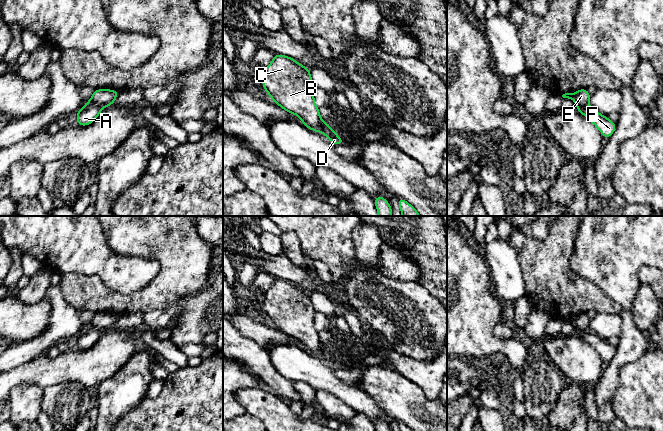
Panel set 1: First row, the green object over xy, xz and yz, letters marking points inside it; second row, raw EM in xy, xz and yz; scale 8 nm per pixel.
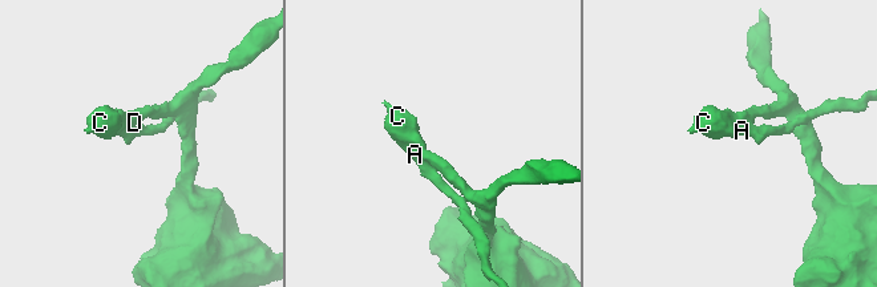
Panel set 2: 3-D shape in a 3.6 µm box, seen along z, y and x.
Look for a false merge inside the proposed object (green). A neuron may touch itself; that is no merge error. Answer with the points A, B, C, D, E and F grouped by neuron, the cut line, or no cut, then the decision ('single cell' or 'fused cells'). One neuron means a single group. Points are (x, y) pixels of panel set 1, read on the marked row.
groups A B C F / D E; cut xy (90, 100), (101, 108); fused cells

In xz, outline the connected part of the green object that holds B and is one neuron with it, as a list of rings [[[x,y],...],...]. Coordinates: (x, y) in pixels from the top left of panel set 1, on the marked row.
[[[275,54],[264,70],[262,84],[273,102],[301,118],[310,130],[323,133],[324,122],[314,103],[310,70],[291,57]]]

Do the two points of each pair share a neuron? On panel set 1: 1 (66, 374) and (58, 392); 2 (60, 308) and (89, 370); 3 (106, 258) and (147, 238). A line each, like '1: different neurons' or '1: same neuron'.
1: different neurons
2: different neurons
3: different neurons

